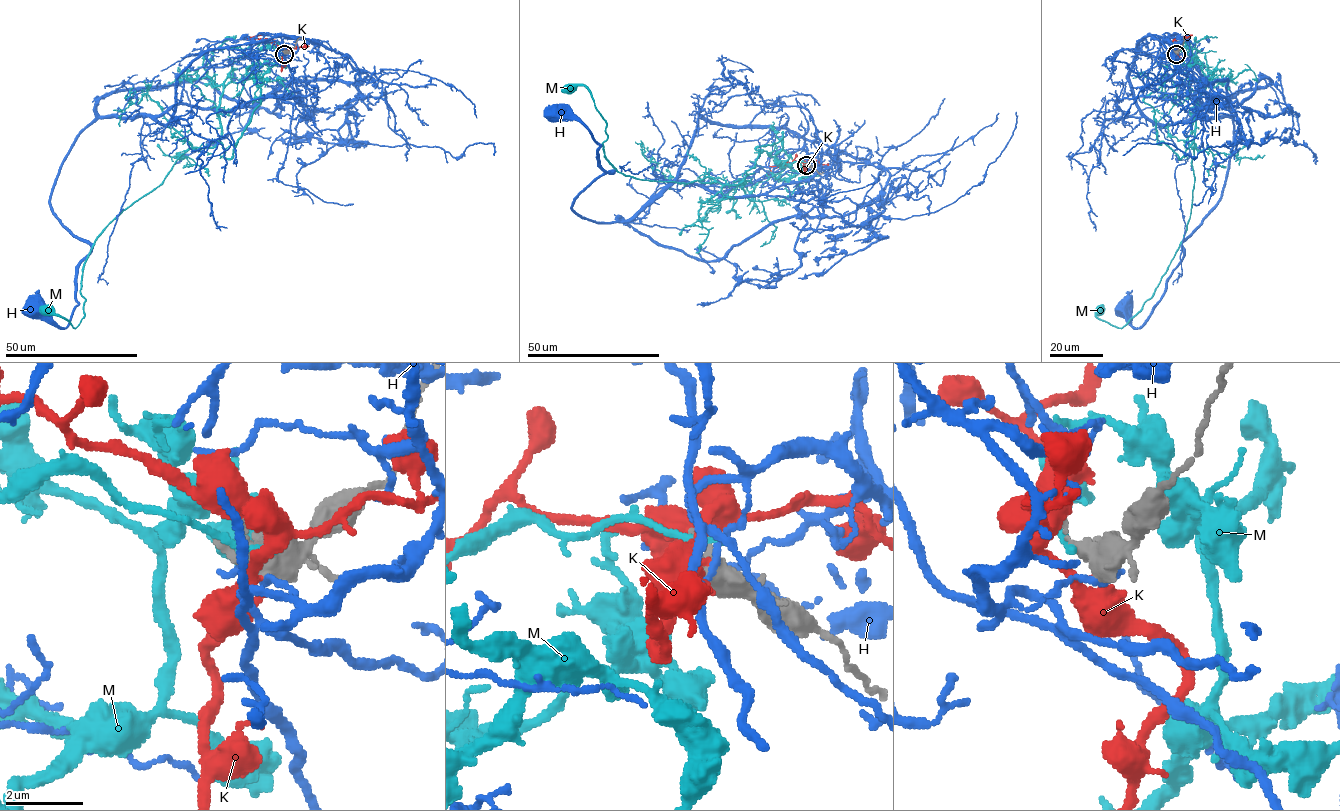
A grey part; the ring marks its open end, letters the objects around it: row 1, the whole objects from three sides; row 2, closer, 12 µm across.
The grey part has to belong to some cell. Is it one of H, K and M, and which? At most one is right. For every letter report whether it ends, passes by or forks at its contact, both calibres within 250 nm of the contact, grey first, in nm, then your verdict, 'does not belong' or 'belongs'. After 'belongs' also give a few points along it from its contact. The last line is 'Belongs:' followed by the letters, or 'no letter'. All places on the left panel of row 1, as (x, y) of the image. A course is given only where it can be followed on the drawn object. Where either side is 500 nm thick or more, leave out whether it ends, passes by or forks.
H: it ends there; 440 nm thick on the grey side, 190 nm on the other; does not belong
K: it forks there; 400 nm thick on the grey side, 320 nm on the other; does not belong
M: it ends there; 360 nm thick on the grey side, 200 nm on the other; does not belong
Belongs: no letter

